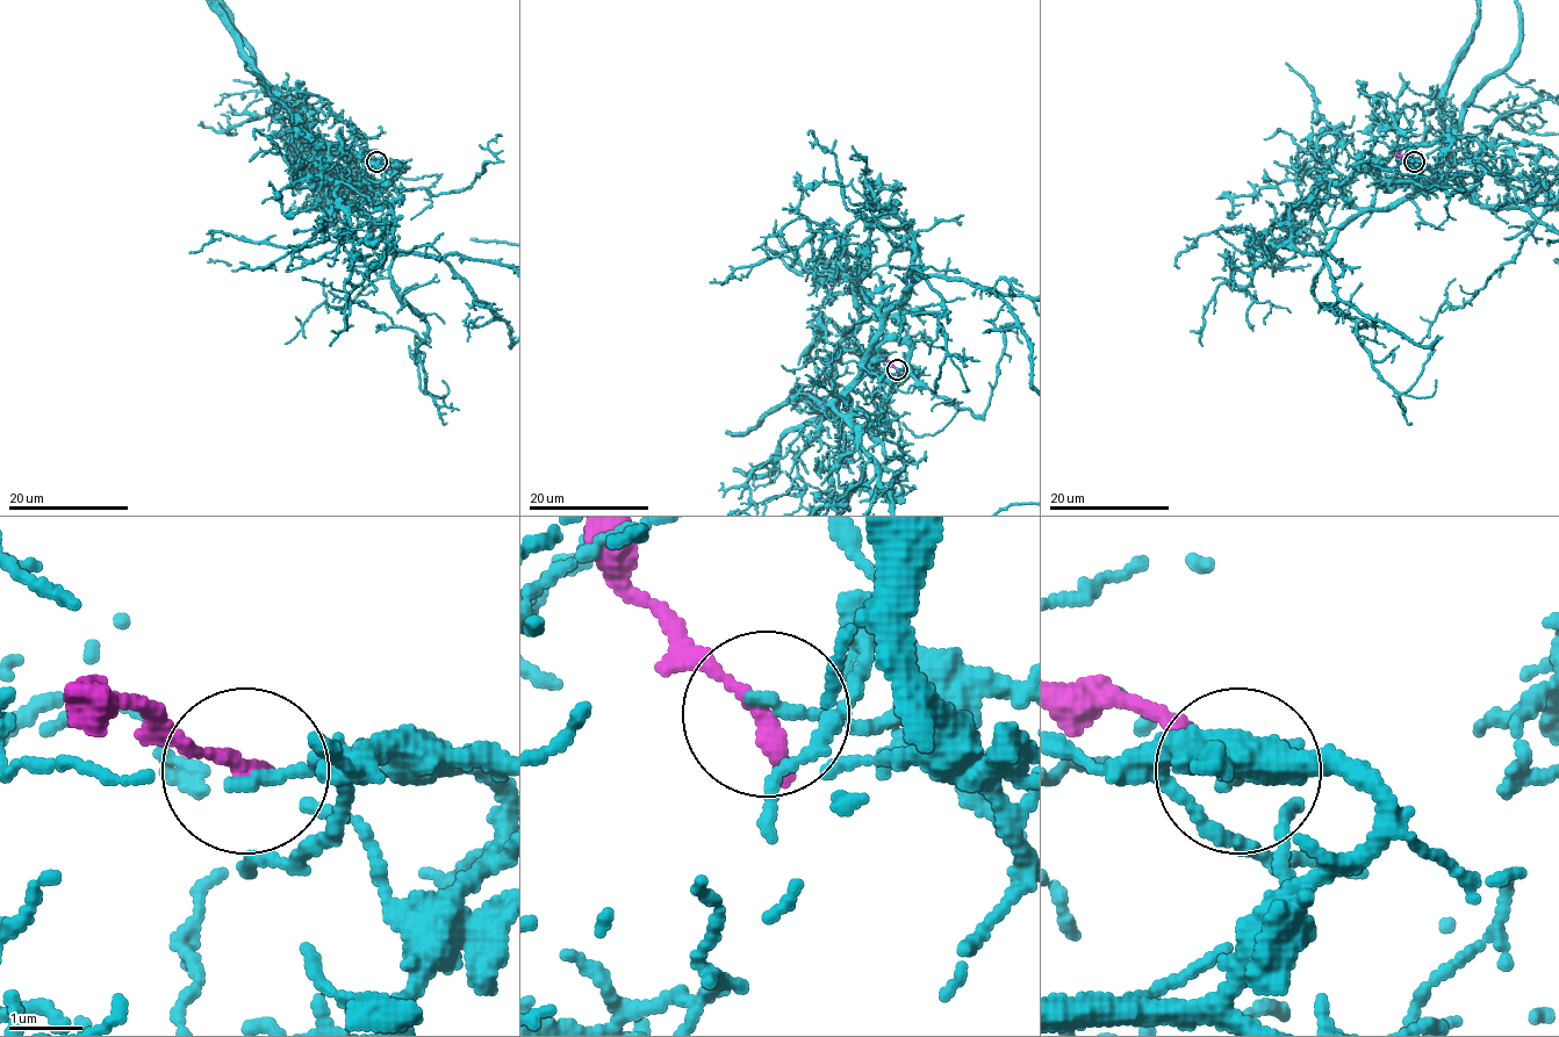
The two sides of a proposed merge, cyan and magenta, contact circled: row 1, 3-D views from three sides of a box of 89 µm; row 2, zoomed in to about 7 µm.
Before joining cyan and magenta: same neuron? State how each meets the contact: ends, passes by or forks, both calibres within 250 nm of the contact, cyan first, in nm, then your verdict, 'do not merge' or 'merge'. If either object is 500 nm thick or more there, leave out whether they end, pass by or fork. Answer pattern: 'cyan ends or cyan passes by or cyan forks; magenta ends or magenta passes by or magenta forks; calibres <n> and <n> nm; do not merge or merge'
cyan ends; magenta ends; calibres 170 and 320 nm; do not merge

